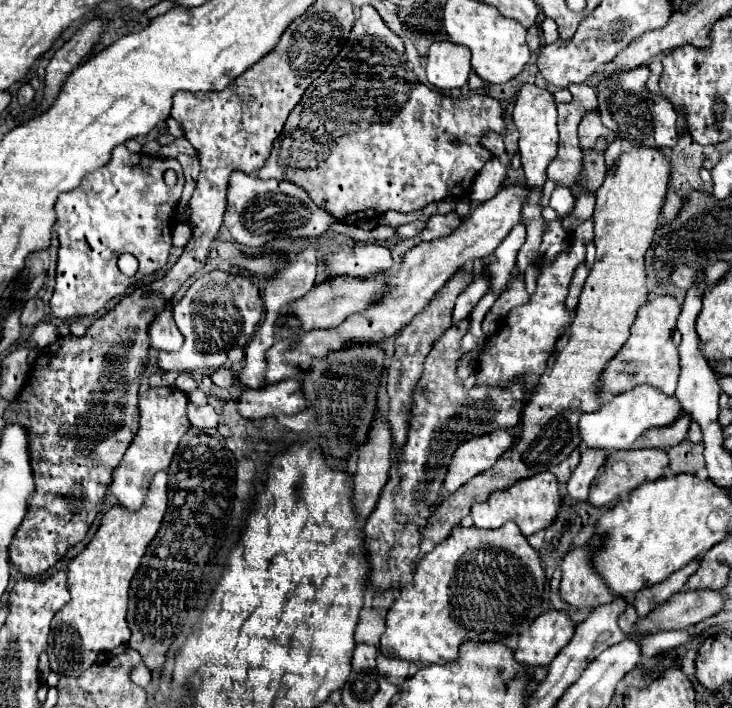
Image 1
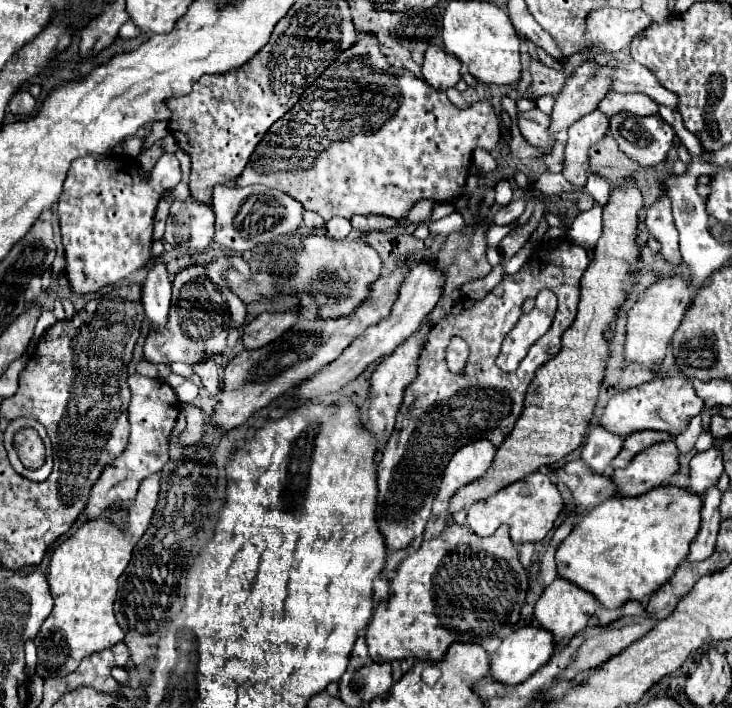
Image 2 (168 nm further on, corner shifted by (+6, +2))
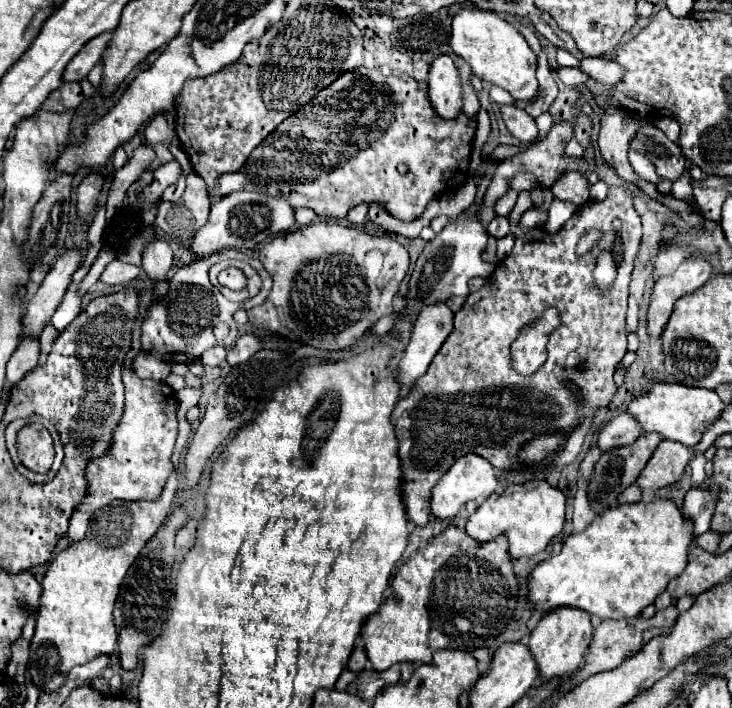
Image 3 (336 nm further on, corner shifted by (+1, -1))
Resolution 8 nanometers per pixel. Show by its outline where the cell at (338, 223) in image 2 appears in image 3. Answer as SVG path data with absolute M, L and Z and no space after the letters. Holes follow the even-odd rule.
M359 204L359 206L355 206L355 208L347 214L347 222L349 222L349 224L355 224L355 226L363 224L365 218L367 218L367 210L369 210L369 204Z

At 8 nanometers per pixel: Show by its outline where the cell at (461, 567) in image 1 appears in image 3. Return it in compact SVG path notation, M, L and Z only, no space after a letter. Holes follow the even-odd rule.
M447 526L437 538L409 558L393 576L391 594L381 608L367 616L361 628L367 658L375 670L387 670L399 662L431 662L435 650L475 650L495 642L495 638L509 624L517 606L519 584L513 574L513 564L507 552L509 544L505 536L497 536L491 542L475 542L457 526Z

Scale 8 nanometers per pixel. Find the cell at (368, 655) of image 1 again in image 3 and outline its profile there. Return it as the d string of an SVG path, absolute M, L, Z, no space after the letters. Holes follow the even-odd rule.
M357 638L357 640L355 640L355 646L353 646L353 654L351 654L351 658L349 658L347 668L349 668L351 672L361 672L361 670L363 670L363 666L365 666L365 662L367 662L367 656L365 656L365 648L363 648L363 640L361 640L361 638Z

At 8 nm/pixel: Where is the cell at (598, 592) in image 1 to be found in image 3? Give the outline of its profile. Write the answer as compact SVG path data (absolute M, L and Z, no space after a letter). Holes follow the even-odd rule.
M559 608L549 612L549 616L541 618L529 638L529 650L539 668L539 680L549 680L551 676L569 676L573 674L585 658L593 634L591 616L577 608Z

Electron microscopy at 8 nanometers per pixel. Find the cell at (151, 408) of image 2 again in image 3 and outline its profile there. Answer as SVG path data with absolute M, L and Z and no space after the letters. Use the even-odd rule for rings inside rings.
M131 364L123 366L123 386L125 386L125 410L119 426L111 434L111 448L99 460L87 464L87 496L77 504L67 530L67 540L83 540L89 530L89 520L97 508L109 504L111 500L157 500L169 474L175 470L171 454L177 440L177 416L175 416L175 392L165 382L141 380Z

